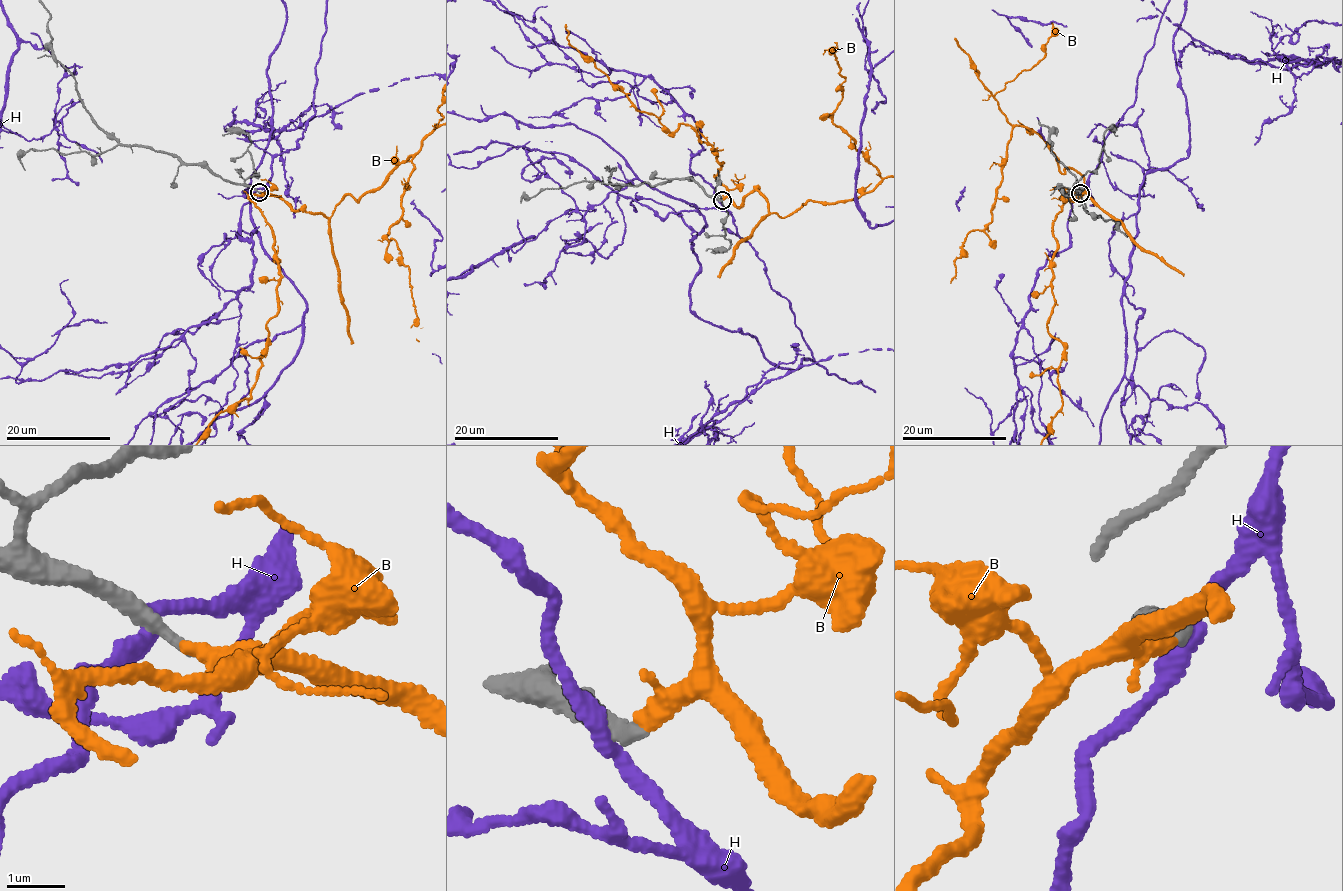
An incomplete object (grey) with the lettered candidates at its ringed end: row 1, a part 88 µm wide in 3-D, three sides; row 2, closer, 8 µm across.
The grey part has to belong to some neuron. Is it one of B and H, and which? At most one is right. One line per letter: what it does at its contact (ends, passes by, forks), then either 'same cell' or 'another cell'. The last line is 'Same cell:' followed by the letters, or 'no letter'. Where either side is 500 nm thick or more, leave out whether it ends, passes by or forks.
B: it passes by | same cell
H: it passes by | another cell
Same cell: B

